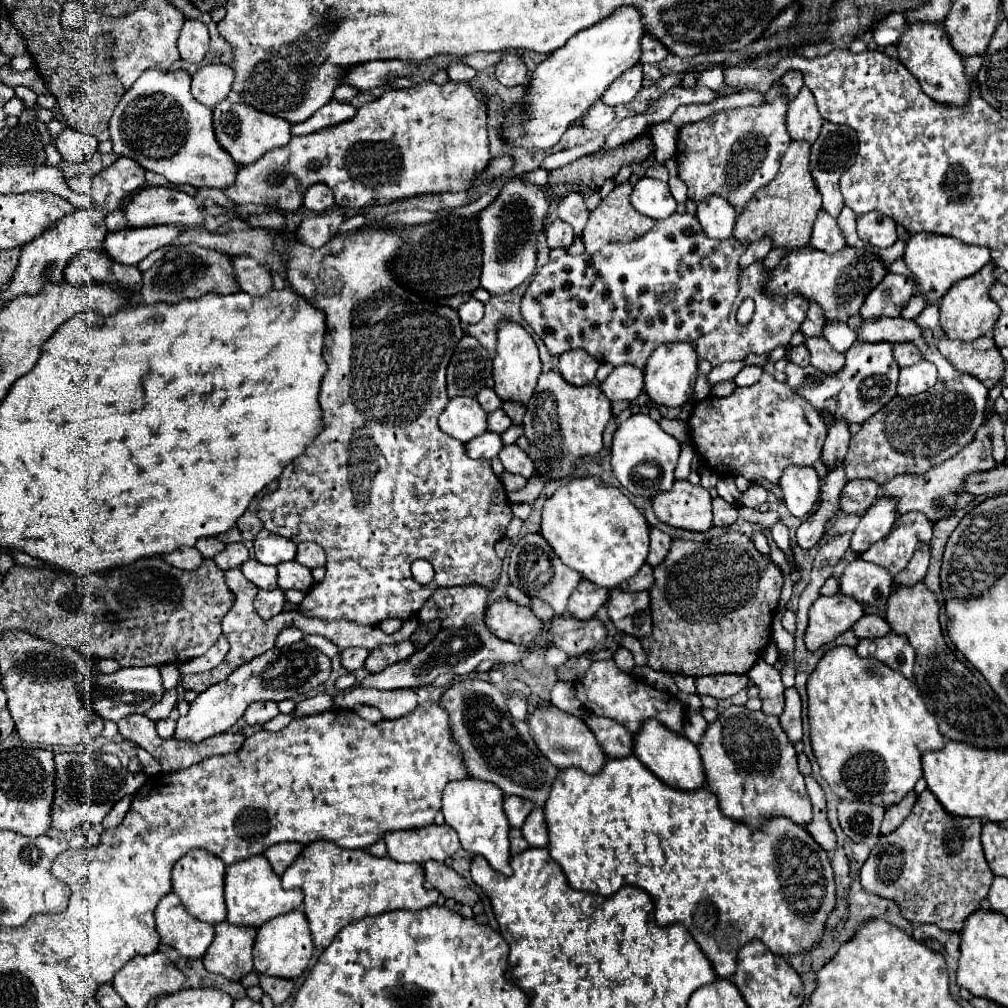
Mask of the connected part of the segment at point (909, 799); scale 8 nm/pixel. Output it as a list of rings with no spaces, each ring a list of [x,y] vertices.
[[[910,791],[900,803],[888,807],[886,809],[886,815],[884,815],[884,823],[882,823],[882,833],[894,831],[902,823],[902,819],[910,813],[914,801],[916,801],[916,791]]]

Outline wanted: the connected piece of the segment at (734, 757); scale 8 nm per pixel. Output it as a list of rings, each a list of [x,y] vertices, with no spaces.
[[[732,705],[728,711],[720,713],[716,721],[708,723],[700,743],[698,753],[702,757],[704,775],[708,789],[718,797],[720,811],[726,817],[744,819],[750,827],[760,827],[764,817],[784,815],[794,823],[806,825],[812,819],[812,805],[804,787],[804,777],[796,767],[796,751],[794,745],[788,741],[786,733],[782,731],[778,717],[768,717],[762,711],[748,711],[746,707]]]

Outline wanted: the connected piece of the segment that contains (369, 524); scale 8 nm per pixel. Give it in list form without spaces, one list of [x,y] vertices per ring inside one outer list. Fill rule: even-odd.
[[[376,225],[376,227],[362,227],[362,229],[338,233],[332,241],[328,241],[320,249],[308,247],[302,241],[298,241],[296,231],[286,231],[282,235],[286,239],[286,243],[284,243],[286,281],[290,283],[290,287],[298,295],[306,297],[316,309],[322,309],[326,313],[324,359],[328,363],[328,371],[322,379],[322,391],[320,391],[324,429],[314,437],[314,441],[306,447],[306,451],[298,459],[294,459],[292,463],[288,463],[284,467],[284,471],[278,479],[278,489],[270,495],[264,495],[258,503],[258,517],[268,531],[282,535],[294,543],[314,541],[314,543],[322,545],[326,551],[326,559],[328,559],[326,577],[306,593],[304,601],[298,605],[296,611],[310,617],[310,619],[322,619],[322,621],[346,619],[346,621],[354,621],[358,625],[376,627],[378,623],[386,621],[386,619],[408,621],[408,619],[416,617],[420,607],[426,603],[426,599],[438,587],[456,587],[456,585],[468,585],[468,583],[478,583],[478,585],[486,585],[486,587],[494,585],[502,573],[502,561],[494,553],[494,543],[504,537],[506,527],[512,519],[512,511],[510,511],[510,503],[508,503],[504,485],[502,485],[500,477],[494,475],[490,461],[470,459],[464,443],[442,433],[438,427],[438,417],[450,401],[446,395],[446,365],[450,363],[450,357],[452,357],[456,343],[464,335],[462,321],[460,321],[456,309],[444,307],[444,305],[424,305],[424,301],[418,293],[410,291],[408,287],[404,287],[396,279],[396,275],[392,271],[392,257],[402,247],[400,231],[396,227]],[[416,559],[426,559],[428,563],[432,563],[436,575],[434,575],[434,581],[430,585],[420,585],[412,579],[410,565]]]

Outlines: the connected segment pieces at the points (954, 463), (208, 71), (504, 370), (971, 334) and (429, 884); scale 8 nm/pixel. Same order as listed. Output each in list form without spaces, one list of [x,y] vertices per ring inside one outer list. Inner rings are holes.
[[[976,437],[972,443],[968,443],[968,447],[958,451],[952,459],[932,467],[922,475],[914,475],[914,473],[896,475],[892,481],[884,485],[884,495],[898,499],[900,515],[908,511],[920,511],[930,521],[938,521],[952,513],[952,505],[960,495],[960,483],[964,483],[964,475],[970,475],[972,471],[988,471],[992,467],[996,467],[996,461],[992,457],[992,443],[988,443],[988,437]]]
[[[206,63],[202,67],[198,67],[198,71],[192,75],[192,95],[206,105],[208,109],[216,107],[216,103],[220,103],[222,99],[226,99],[226,95],[230,93],[234,83],[234,69],[218,63]]]
[[[510,319],[500,321],[496,325],[496,357],[494,357],[494,367],[492,367],[494,391],[500,395],[500,399],[526,403],[534,393],[540,367],[542,365],[540,365],[538,345],[534,337],[520,323],[514,323]]]
[[[996,263],[984,265],[972,277],[966,277],[966,279],[960,279],[958,283],[954,283],[954,287],[950,287],[950,291],[942,297],[940,327],[948,337],[960,339],[960,341],[974,341],[982,335],[988,335],[994,329],[996,319],[1000,317],[1000,307],[996,305],[996,301],[988,293],[992,283],[996,281],[994,269],[996,269]]]
[[[428,861],[424,863],[424,871],[426,871],[426,881],[424,881],[426,889],[436,889],[444,897],[450,897],[470,907],[478,901],[478,895],[468,887],[466,879],[460,877],[454,869],[446,867],[444,863]]]

